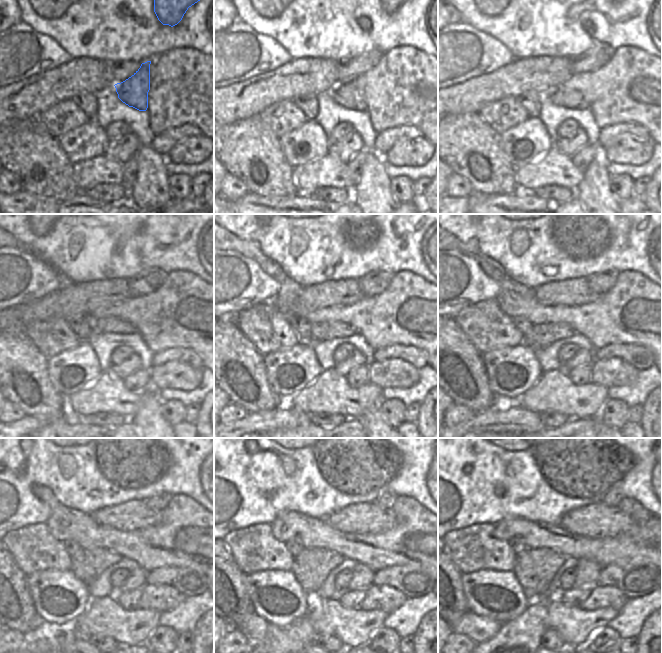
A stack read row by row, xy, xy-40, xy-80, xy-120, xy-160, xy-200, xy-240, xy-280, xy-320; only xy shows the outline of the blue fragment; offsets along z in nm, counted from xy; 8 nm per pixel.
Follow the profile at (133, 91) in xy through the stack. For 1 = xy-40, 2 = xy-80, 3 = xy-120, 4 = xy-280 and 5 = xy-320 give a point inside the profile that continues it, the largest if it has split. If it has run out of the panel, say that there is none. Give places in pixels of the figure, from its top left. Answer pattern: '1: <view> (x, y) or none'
1: xy-40 (350, 94)
2: xy-80 (569, 98)
3: xy-120 (106, 324)
4: xy-280 (311, 567)
5: xy-320 (535, 569)

